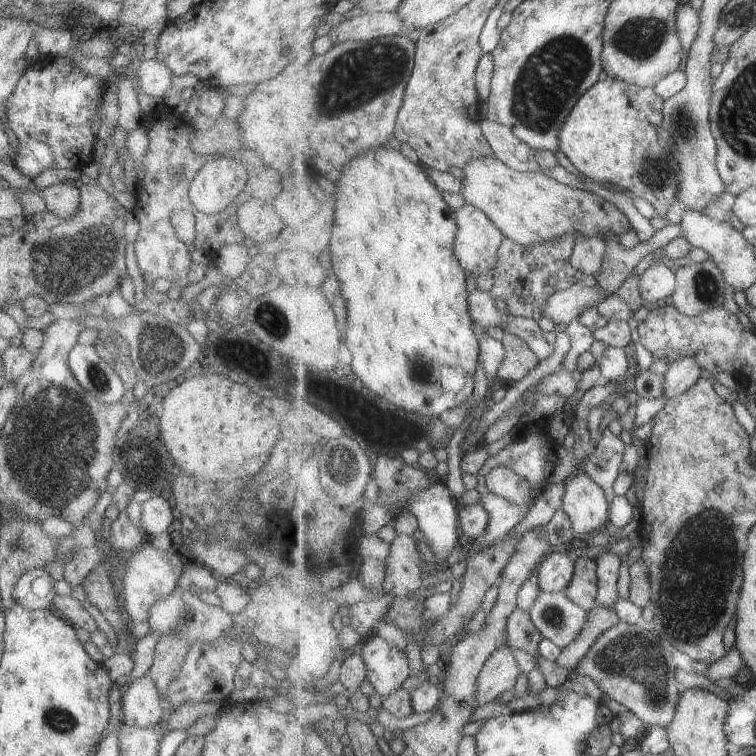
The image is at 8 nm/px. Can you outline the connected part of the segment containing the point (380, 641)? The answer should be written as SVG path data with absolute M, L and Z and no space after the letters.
M373 635L360 649L367 662L369 680L383 698L402 688L413 675L406 650L400 650L381 636Z

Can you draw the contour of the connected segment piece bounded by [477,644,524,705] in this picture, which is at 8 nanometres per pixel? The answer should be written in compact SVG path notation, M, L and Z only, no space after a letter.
M510 644L502 646L486 663L478 678L478 705L496 702L501 694L516 688L518 676L524 672L516 661L514 649Z

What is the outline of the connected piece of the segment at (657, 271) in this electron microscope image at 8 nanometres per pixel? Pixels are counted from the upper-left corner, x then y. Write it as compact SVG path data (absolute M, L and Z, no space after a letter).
M654 263L642 275L641 287L643 297L659 305L678 290L677 270L664 263Z

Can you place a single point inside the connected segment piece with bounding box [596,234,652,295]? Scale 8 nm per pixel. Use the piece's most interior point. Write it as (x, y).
(620, 262)

